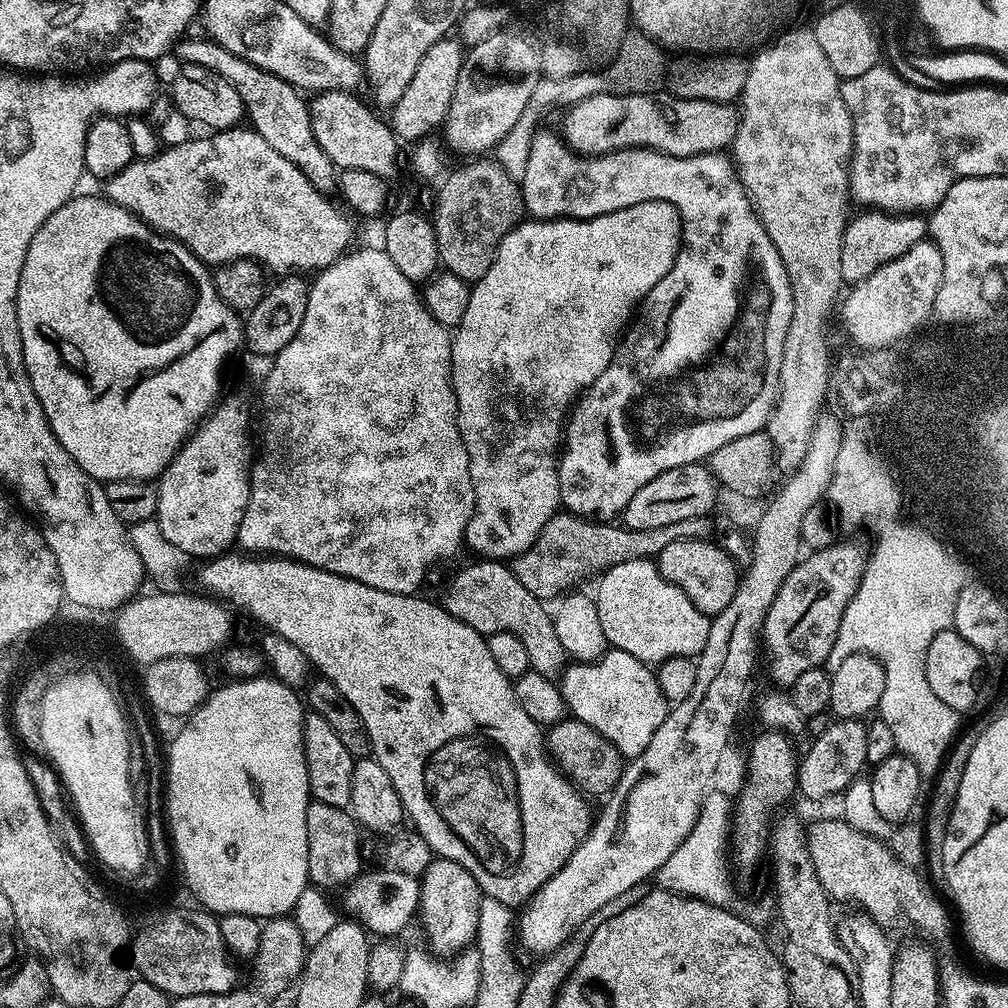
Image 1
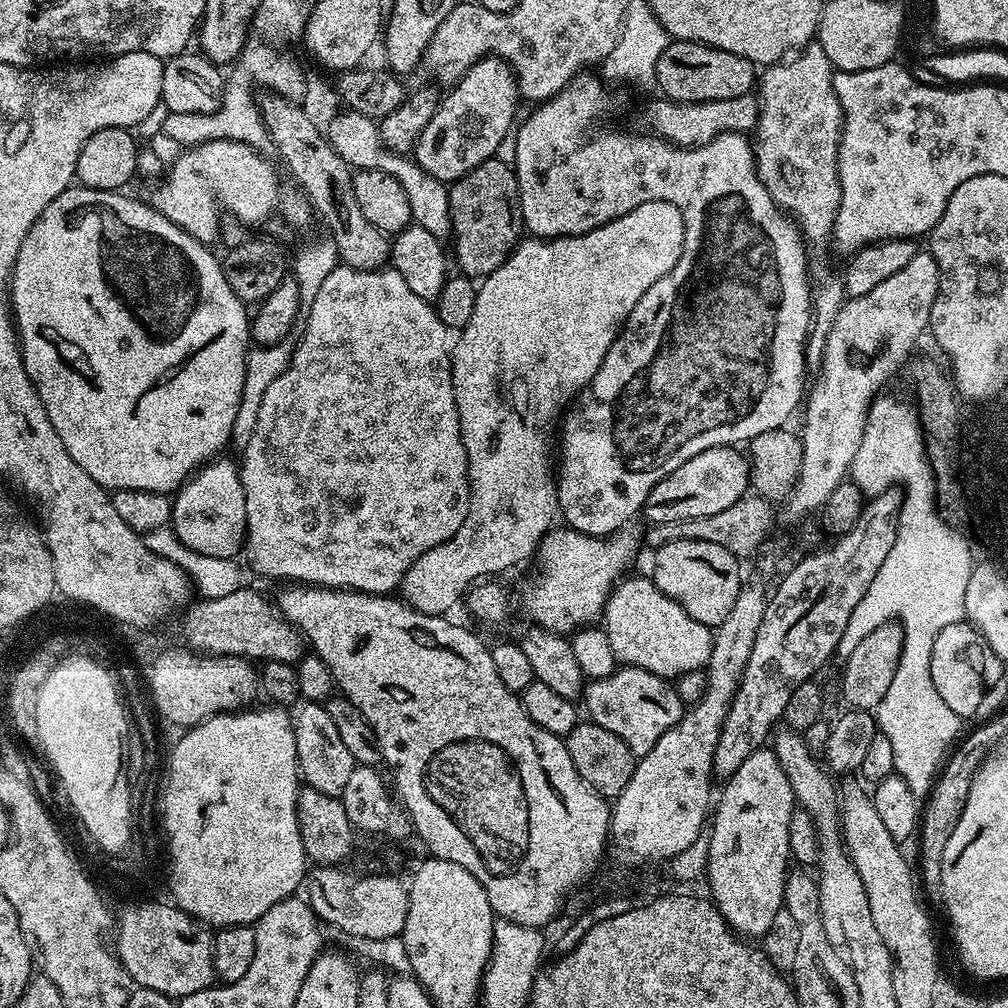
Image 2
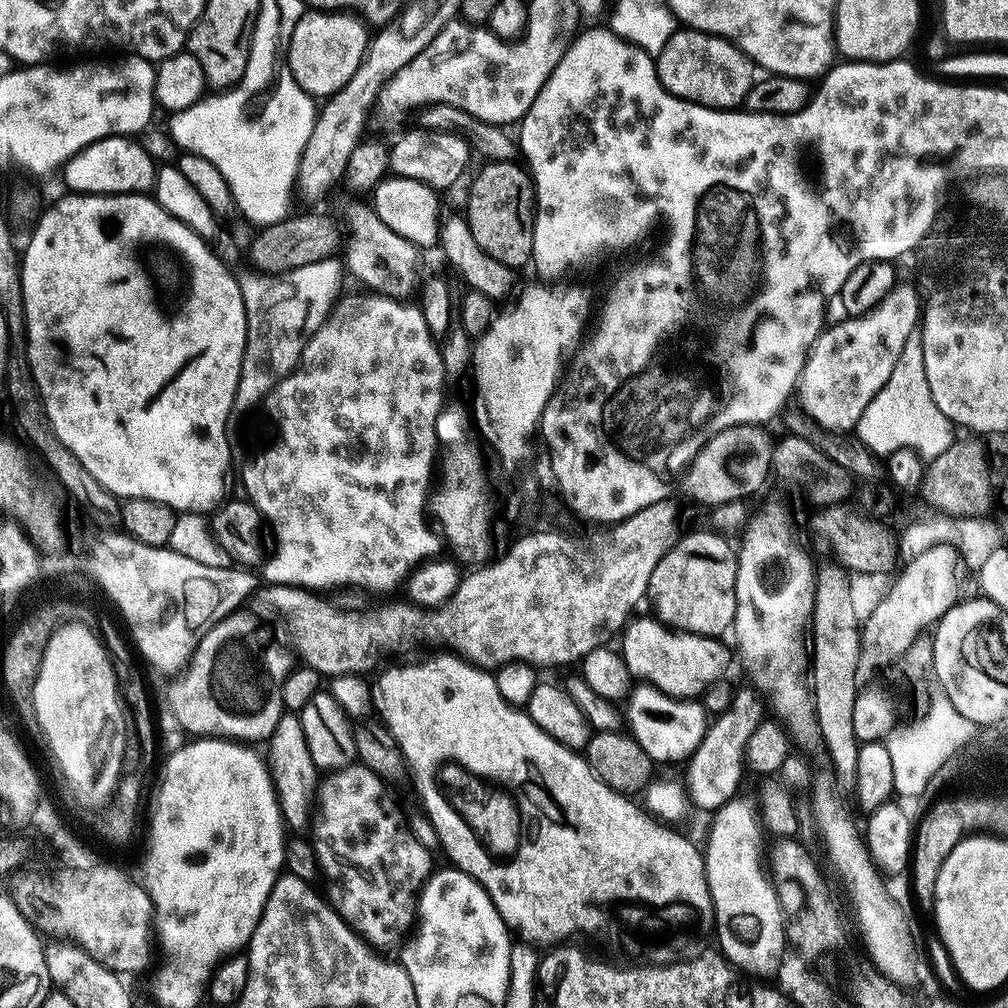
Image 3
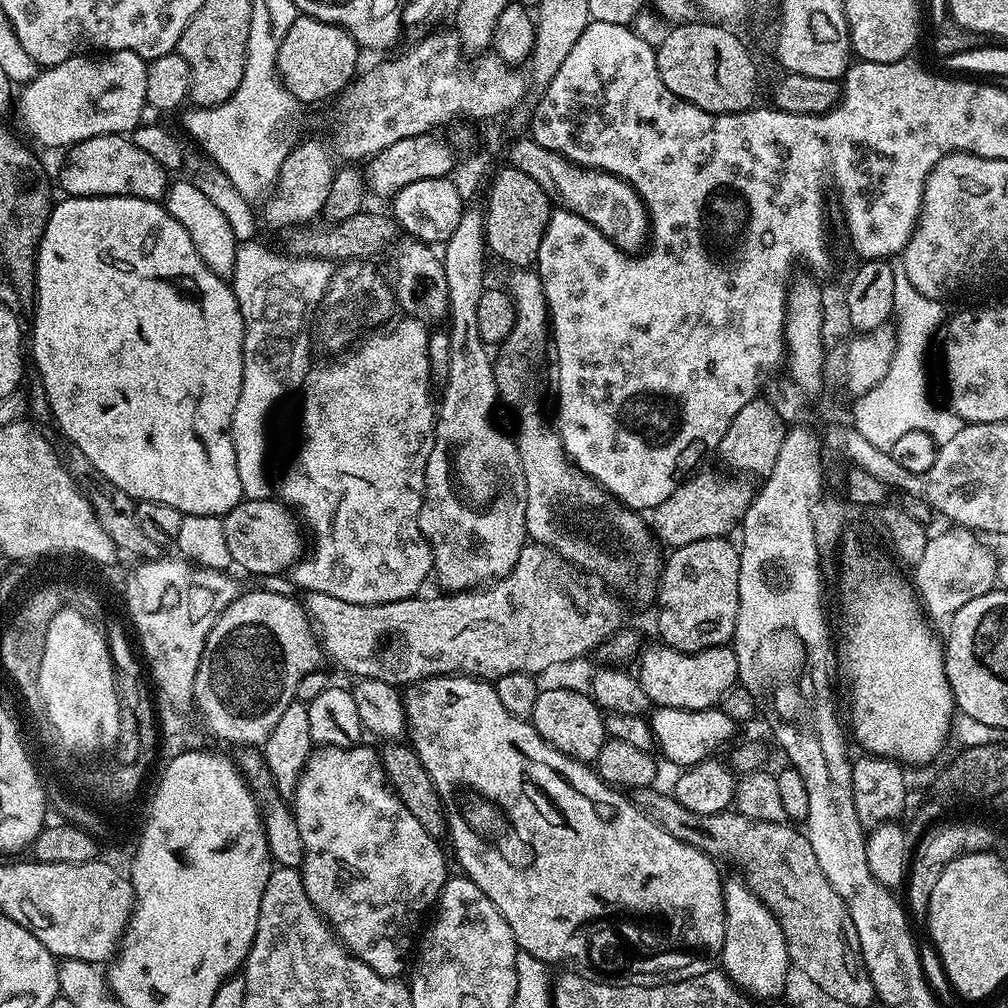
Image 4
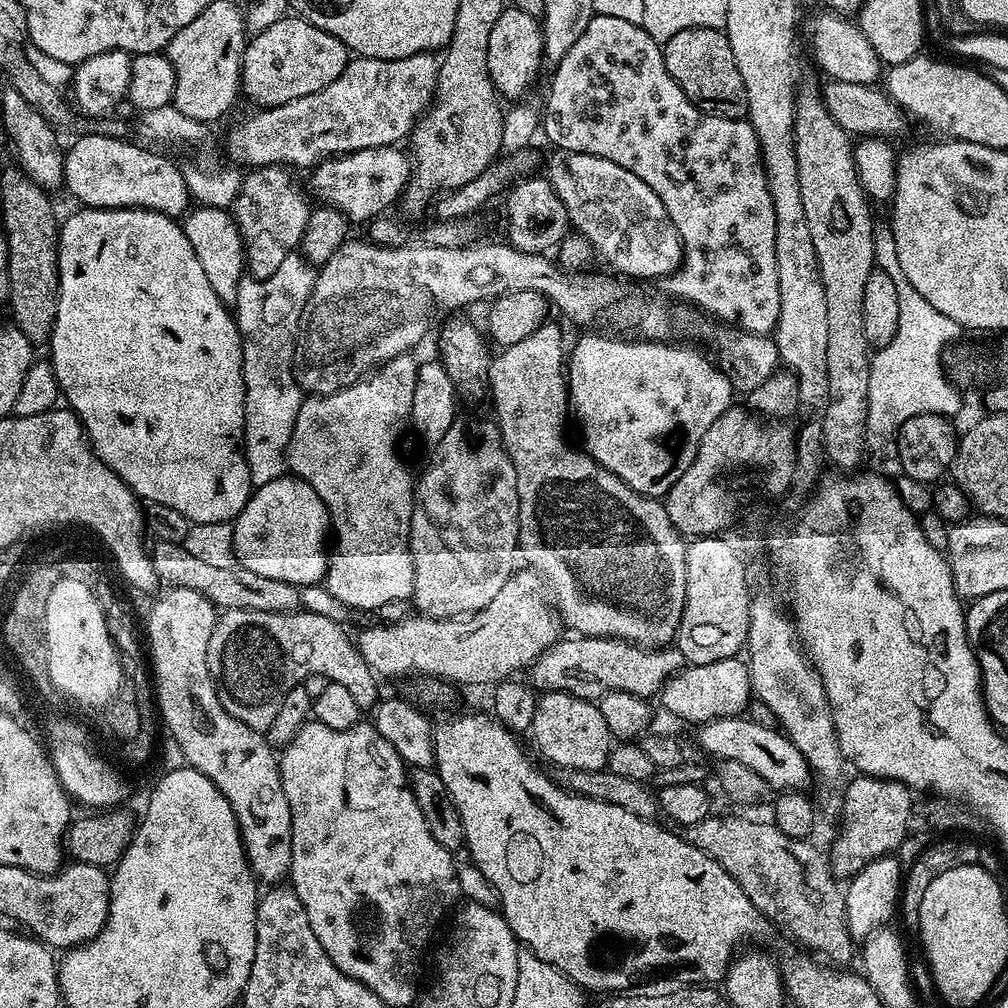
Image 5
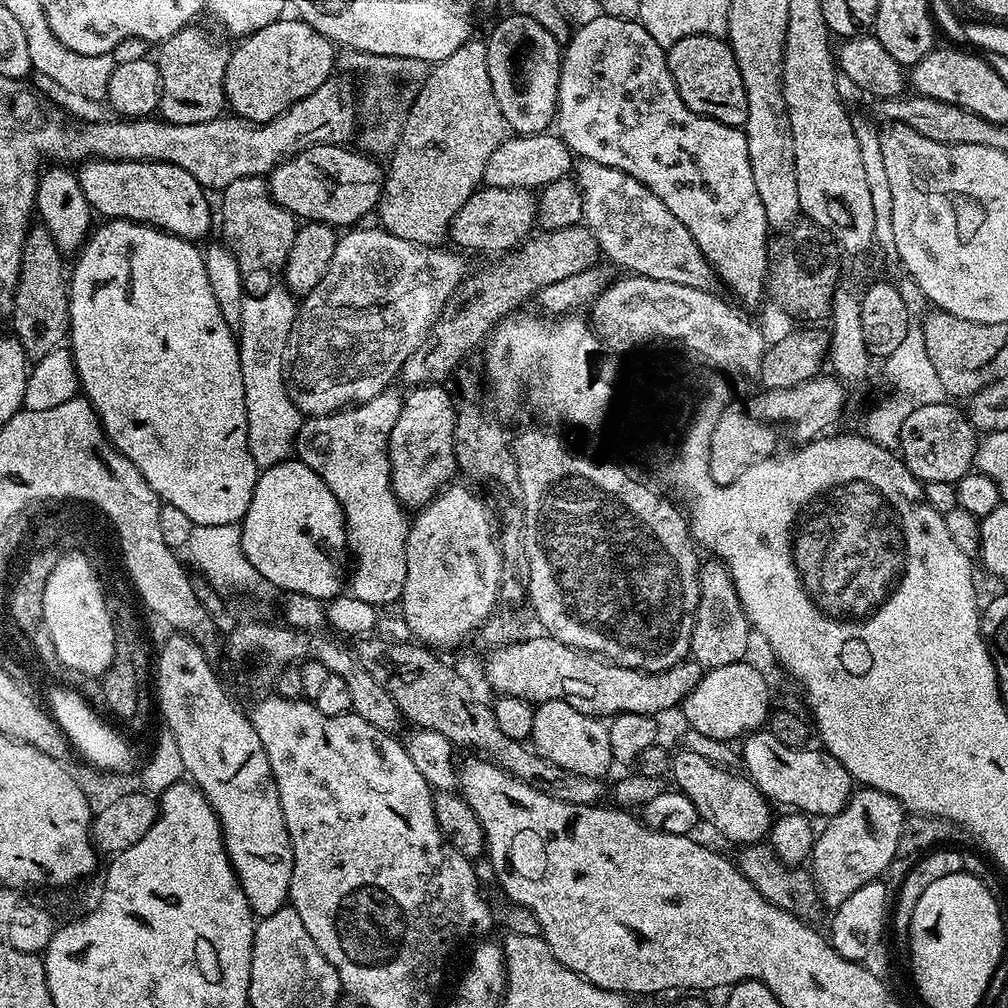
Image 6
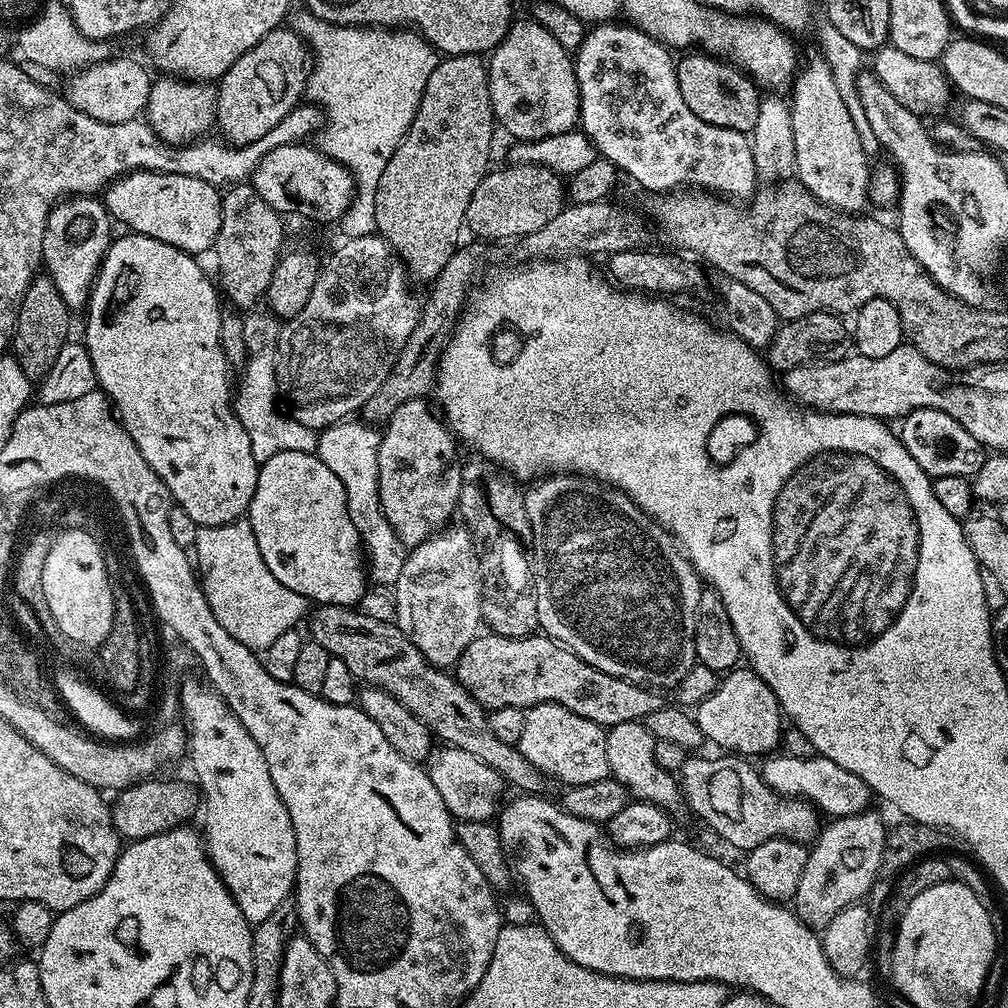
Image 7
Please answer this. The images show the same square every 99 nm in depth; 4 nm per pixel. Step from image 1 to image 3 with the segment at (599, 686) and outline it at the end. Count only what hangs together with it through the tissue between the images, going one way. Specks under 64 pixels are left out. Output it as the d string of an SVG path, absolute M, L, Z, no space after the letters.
M643 682L637 683L626 697L627 731L636 739L638 746L646 750L653 762L680 760L691 757L708 731L710 723L704 705L692 698L668 696L662 690Z

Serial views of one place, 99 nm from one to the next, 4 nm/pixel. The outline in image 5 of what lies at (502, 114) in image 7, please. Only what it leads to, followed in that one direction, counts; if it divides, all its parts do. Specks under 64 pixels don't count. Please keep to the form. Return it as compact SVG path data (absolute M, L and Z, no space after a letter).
M505 7L498 22L494 22L494 30L490 30L490 46L486 50L486 62L492 85L496 87L497 93L504 98L509 96L512 102L519 101L523 97L520 95L535 82L536 75L542 72L544 29L541 21L517 8Z

